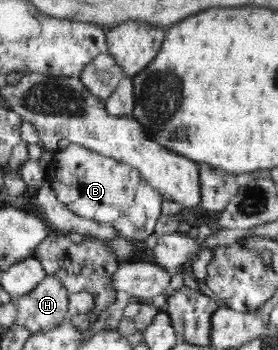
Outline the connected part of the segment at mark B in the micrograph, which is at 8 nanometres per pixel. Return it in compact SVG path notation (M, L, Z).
M69 143L65 149L56 150L50 161L49 173L48 182L55 196L75 214L101 225L113 226L117 234L127 239L146 240L154 234L164 198L134 166Z

